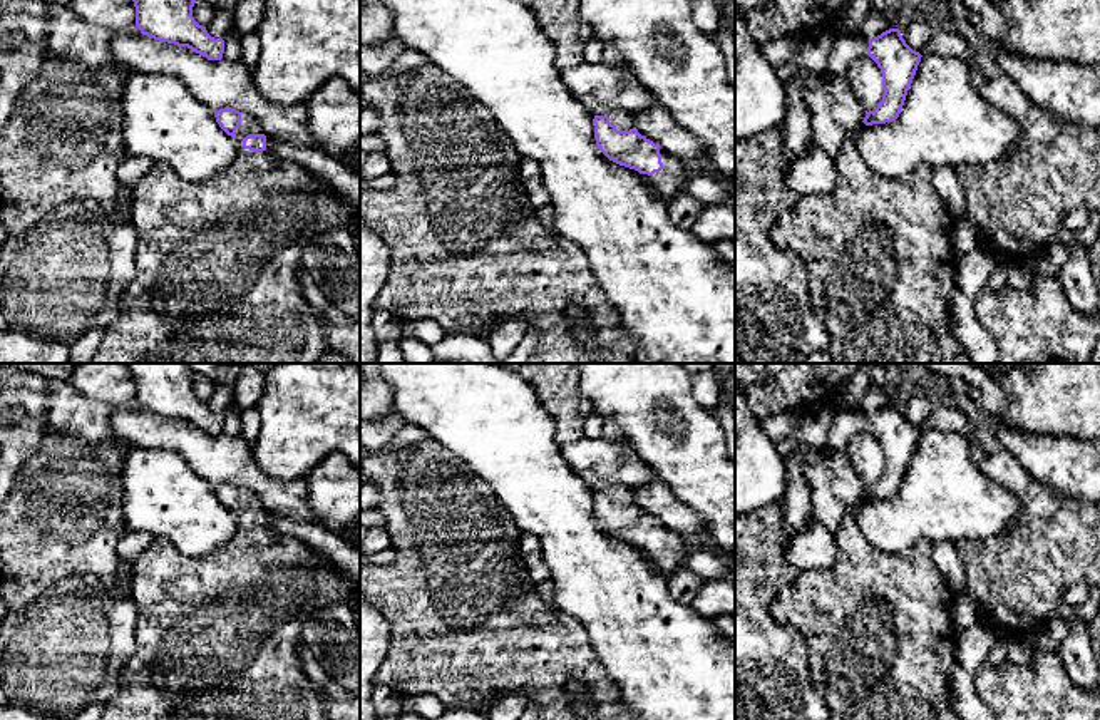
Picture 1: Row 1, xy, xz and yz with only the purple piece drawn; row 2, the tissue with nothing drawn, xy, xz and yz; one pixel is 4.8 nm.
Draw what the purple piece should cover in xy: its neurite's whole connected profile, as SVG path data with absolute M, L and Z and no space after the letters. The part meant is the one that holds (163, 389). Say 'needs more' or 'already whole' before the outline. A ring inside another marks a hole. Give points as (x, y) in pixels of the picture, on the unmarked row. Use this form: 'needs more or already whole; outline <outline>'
already whole; outline M126 363L136 382L136 402L159 417L188 422L208 435L221 435L224 415L214 414L193 392L189 363Z

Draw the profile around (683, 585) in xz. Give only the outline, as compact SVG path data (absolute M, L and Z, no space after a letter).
M680 566L668 576L670 594L685 604L691 604L695 596L700 593L705 579L691 569Z

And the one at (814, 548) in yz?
M810 522L789 546L789 561L797 569L829 569L839 548L834 534L820 522Z

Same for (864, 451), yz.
M869 430L854 434L846 447L866 487L874 486L882 476L882 449Z

